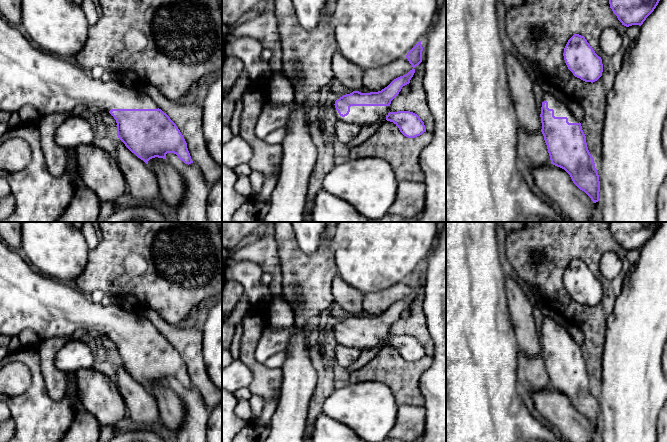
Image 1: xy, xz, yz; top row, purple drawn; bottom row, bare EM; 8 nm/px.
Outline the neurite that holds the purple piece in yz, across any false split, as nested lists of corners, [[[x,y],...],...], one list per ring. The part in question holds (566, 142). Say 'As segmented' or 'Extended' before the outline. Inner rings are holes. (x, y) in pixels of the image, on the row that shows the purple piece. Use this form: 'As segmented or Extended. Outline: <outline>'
Extended. Outline: [[[544,94],[541,107],[541,132],[551,164],[564,169],[573,183],[596,203],[600,181],[594,158],[590,154],[581,123],[565,103]]]

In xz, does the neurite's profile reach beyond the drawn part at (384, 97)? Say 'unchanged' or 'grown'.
grown

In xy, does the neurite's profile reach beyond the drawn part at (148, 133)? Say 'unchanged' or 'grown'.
grown

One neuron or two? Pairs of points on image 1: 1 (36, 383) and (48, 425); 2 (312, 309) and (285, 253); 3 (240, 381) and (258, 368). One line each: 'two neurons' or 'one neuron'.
1: one neuron
2: one neuron
3: two neurons

